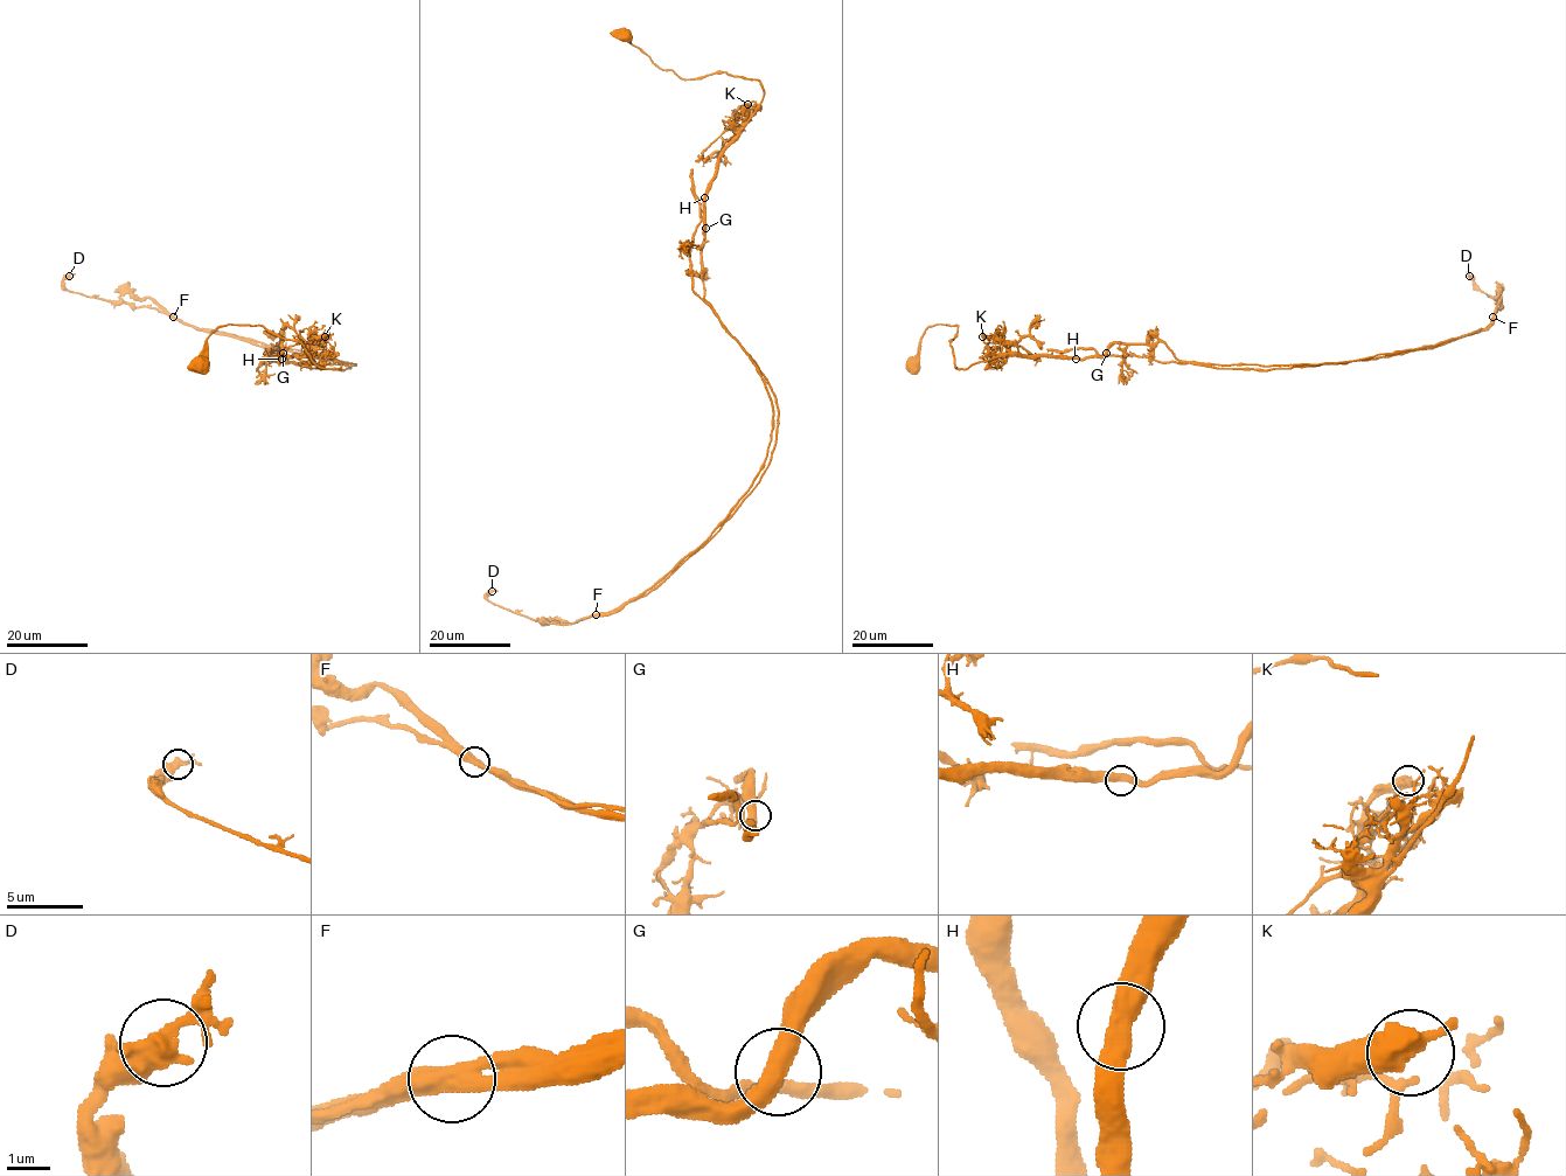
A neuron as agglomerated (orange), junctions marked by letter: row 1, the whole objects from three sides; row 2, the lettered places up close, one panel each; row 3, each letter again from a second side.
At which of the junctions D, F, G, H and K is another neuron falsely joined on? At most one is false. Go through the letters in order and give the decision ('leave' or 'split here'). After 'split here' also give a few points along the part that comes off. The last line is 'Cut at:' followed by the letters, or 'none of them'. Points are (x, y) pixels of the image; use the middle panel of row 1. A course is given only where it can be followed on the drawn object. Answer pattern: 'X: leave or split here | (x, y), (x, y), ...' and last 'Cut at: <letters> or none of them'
D: leave
F: split here | (596, 616), (647, 595), (697, 551), (759, 480), (775, 442), (768, 381), (693, 289), (693, 168)
G: leave
H: leave
K: leave
Cut at: F

